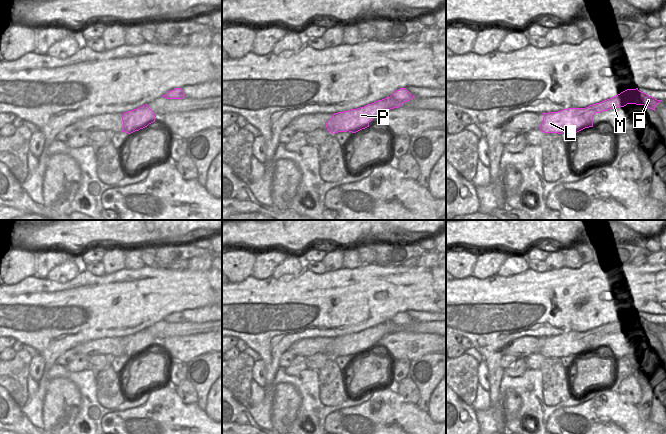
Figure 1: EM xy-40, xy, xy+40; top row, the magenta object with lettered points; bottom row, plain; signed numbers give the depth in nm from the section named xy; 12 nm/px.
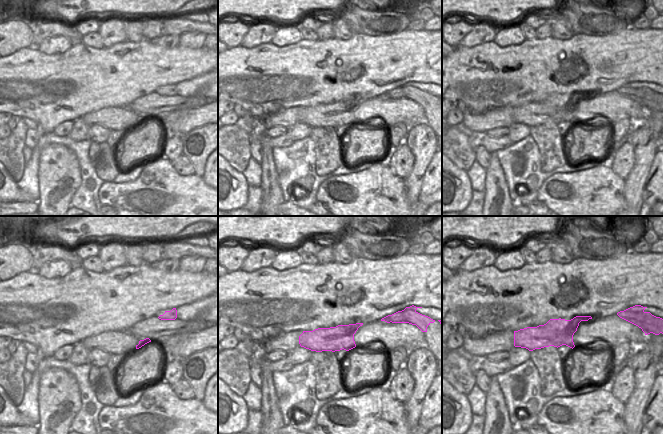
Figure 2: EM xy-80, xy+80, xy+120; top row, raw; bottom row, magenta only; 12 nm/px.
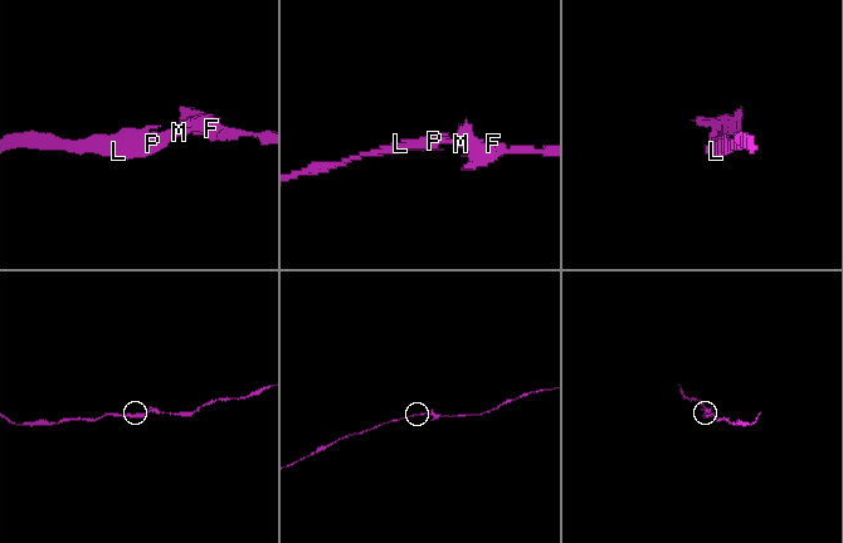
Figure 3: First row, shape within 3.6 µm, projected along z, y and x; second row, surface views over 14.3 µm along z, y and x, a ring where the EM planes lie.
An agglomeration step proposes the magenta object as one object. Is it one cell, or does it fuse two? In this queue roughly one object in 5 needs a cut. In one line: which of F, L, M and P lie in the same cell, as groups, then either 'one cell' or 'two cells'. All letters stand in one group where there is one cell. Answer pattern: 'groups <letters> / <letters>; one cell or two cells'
groups F L M P; one cell

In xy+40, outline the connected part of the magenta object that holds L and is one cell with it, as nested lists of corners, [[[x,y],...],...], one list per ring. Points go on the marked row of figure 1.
[[[627,89],[620,94],[590,105],[586,108],[568,108],[558,112],[543,113],[543,123],[540,130],[544,133],[575,133],[589,127],[593,127],[593,116],[596,113],[624,107],[627,104],[644,105],[655,111],[655,107],[662,100],[657,100],[636,89]]]

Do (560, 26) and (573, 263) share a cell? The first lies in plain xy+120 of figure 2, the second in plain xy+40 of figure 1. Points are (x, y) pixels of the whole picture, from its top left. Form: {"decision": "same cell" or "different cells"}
{"decision": "same cell"}

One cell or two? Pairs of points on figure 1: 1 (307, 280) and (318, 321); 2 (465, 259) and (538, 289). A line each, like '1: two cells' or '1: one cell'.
1: one cell
2: two cells

